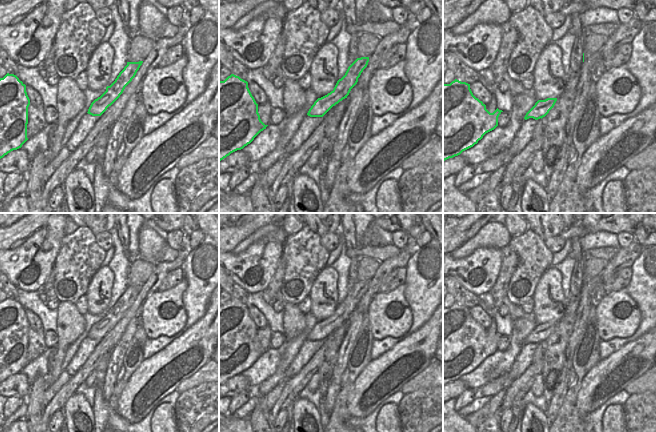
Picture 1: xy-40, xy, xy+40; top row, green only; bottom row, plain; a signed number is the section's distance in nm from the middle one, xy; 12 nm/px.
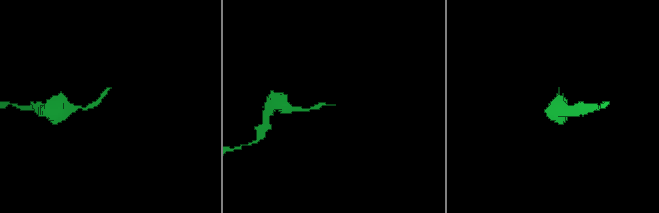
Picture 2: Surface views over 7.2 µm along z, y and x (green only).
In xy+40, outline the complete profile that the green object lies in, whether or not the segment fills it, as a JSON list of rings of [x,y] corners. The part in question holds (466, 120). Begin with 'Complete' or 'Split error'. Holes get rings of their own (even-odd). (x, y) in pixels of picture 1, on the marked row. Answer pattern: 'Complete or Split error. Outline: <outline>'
Complete. Outline: [[[455,79],[450,84],[443,84],[443,161],[460,155],[477,144],[486,133],[494,130],[498,126],[498,117],[502,112],[497,108],[490,113],[486,105],[473,95],[470,84],[466,82]]]

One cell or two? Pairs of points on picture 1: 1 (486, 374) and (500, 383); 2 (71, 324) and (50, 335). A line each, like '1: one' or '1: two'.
1: two
2: two

